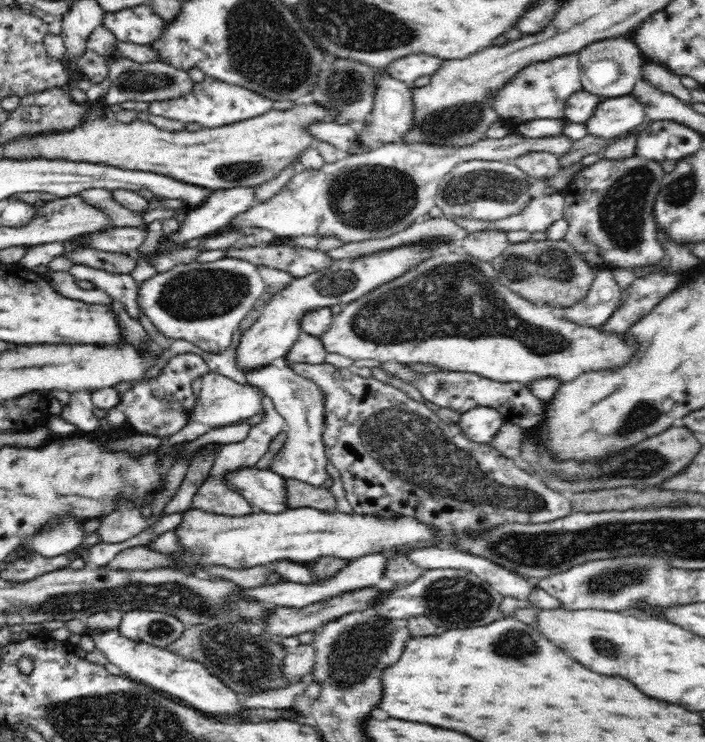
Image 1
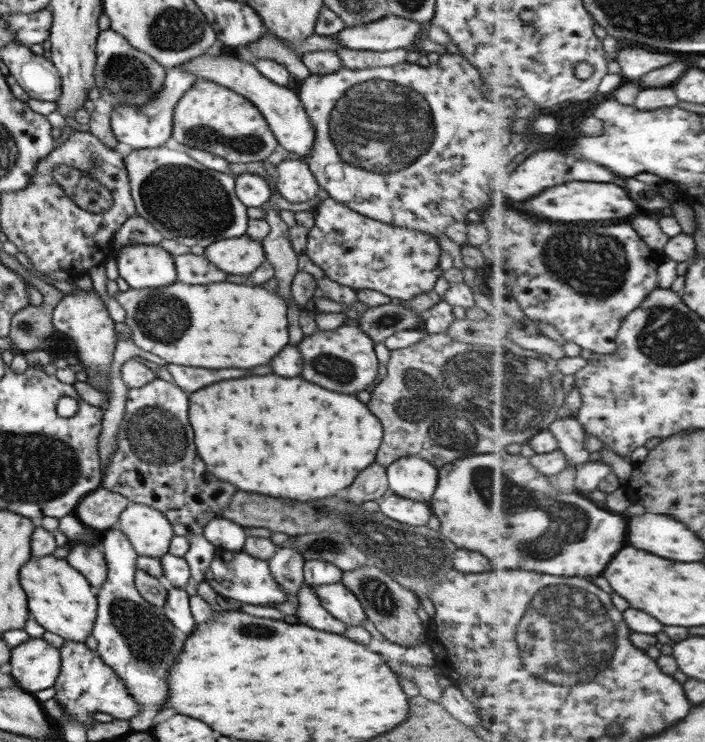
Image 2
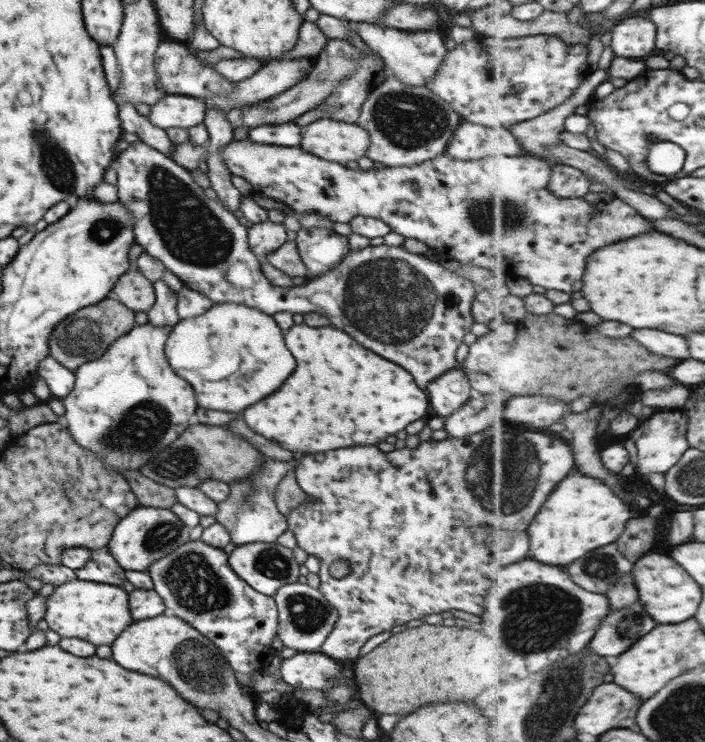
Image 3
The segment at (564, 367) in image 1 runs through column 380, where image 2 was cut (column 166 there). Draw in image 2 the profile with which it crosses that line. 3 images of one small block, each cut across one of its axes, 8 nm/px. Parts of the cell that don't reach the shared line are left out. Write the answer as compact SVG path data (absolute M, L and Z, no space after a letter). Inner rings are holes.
M172 282L159 289L127 289L118 291L114 299L123 308L124 322L130 330L130 339L137 348L159 356L169 364L193 368L253 368L267 364L287 344L285 301L273 292L261 290L253 284L217 282L217 284L181 284Z

